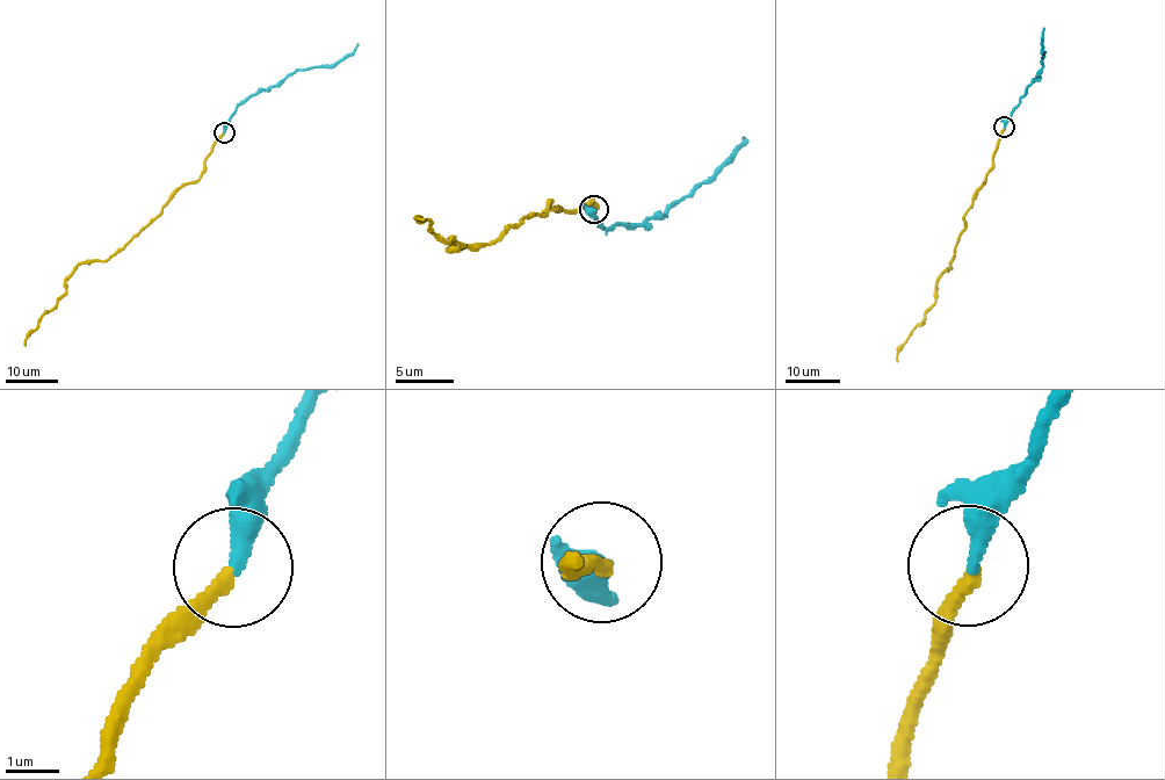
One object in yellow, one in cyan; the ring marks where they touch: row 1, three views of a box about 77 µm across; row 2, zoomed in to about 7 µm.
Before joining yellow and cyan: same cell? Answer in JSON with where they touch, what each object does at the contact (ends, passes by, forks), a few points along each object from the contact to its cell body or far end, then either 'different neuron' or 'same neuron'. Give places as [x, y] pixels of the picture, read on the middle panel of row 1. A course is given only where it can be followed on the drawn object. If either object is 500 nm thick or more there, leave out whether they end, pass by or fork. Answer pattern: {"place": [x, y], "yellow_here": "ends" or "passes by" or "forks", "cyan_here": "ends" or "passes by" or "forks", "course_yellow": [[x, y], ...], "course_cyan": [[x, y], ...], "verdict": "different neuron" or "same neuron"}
{"place": [594, 209], "yellow_here": "ends", "cyan_here": "ends", "course_yellow": [[595, 210], [591, 199], [569, 209], [548, 200], [490, 243], [450, 248], [462, 247], [441, 242], [426, 217]], "course_cyan": [[595, 210], [588, 210], [601, 228], [663, 219], [677, 201], [711, 182], [733, 160], [743, 136]], "verdict": "same neuron"}

